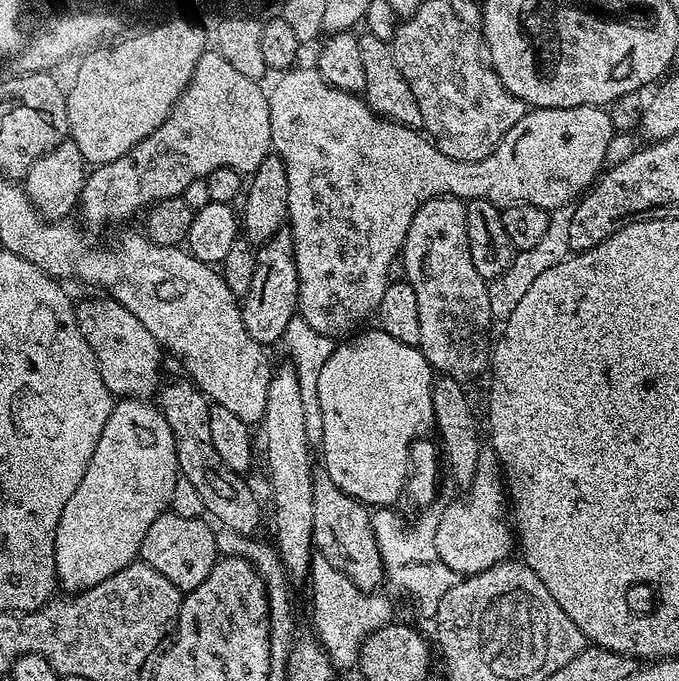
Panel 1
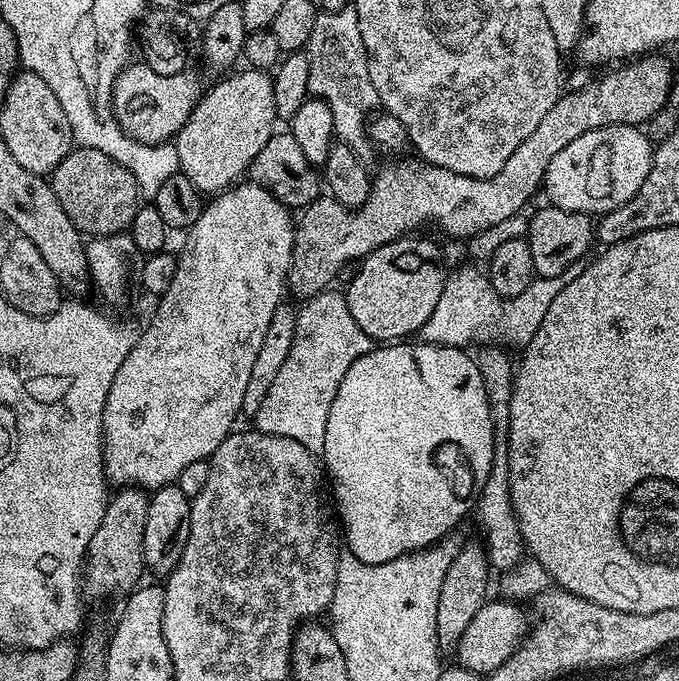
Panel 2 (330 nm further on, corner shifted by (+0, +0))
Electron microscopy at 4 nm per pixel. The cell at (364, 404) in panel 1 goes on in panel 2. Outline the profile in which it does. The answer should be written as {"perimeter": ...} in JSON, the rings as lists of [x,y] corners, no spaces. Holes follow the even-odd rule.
{"perimeter":[[[392,342],[387,346],[373,347],[350,370],[346,370],[346,378],[342,378],[342,386],[338,386],[338,394],[334,394],[334,406],[330,406],[330,418],[326,418],[326,442],[322,453],[322,464],[327,475],[336,485],[331,485],[330,492],[334,497],[334,507],[342,525],[342,536],[346,541],[346,548],[351,555],[358,557],[367,564],[381,564],[390,562],[399,556],[406,556],[410,552],[431,548],[437,541],[458,526],[468,516],[468,511],[477,507],[480,492],[486,486],[490,476],[491,464],[494,462],[495,444],[498,435],[491,422],[490,403],[487,402],[486,386],[483,385],[482,374],[475,359],[463,348],[445,348],[421,342]],[[459,440],[454,449],[442,449],[444,461],[451,461],[456,472],[444,472],[435,460],[435,451],[441,448],[442,442]]]}

